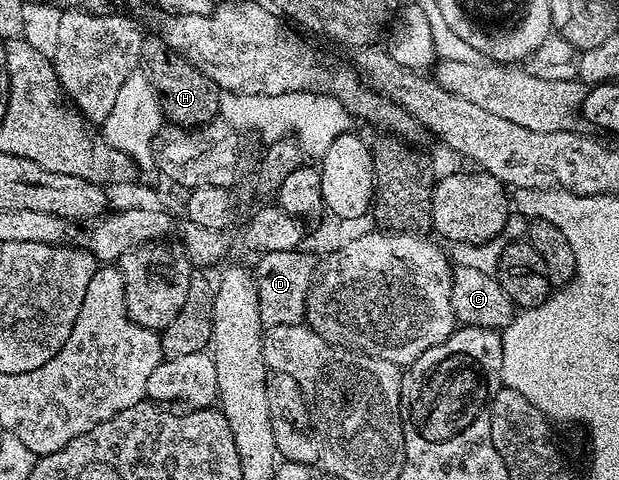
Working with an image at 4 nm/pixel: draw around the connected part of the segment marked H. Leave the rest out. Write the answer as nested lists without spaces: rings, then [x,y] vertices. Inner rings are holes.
[[[141,38],[140,61],[138,69],[150,81],[157,101],[160,102],[160,114],[169,124],[180,129],[191,129],[206,125],[221,114],[220,98],[222,92],[206,73],[202,73],[190,61],[186,61],[176,51],[165,45],[163,38]]]

